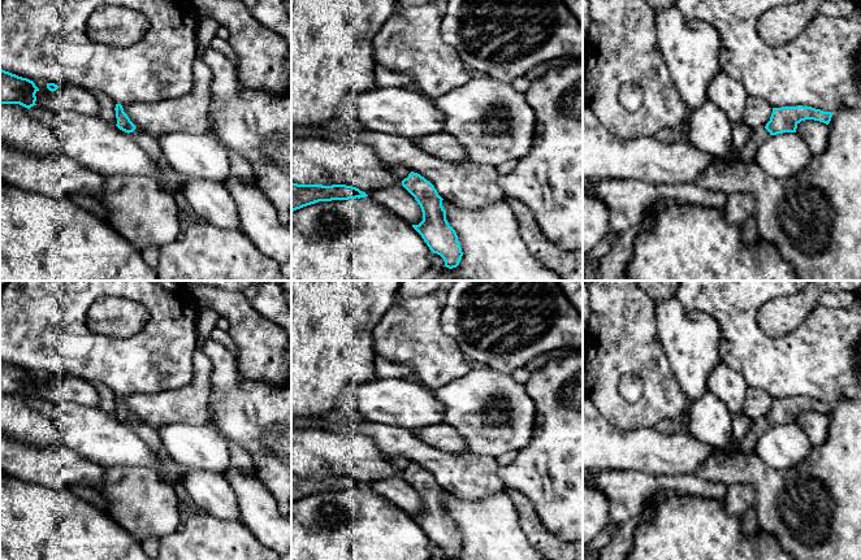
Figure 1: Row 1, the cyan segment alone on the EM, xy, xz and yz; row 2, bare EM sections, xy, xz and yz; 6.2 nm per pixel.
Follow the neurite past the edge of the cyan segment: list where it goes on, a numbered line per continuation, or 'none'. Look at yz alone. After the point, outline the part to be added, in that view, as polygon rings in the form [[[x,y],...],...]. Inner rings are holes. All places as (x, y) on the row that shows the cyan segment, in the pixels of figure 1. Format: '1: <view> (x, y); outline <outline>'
1: yz (747, 153); outline [[[760,127],[757,130],[753,130],[747,144],[737,153],[731,156],[732,161],[754,162],[756,149],[769,136],[770,136],[770,133],[765,127]]]

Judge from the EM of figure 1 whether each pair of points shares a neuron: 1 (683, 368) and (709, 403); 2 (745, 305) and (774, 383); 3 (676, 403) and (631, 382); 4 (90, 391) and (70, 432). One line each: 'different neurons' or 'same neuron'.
1: different neurons
2: same neuron
3: different neurons
4: different neurons

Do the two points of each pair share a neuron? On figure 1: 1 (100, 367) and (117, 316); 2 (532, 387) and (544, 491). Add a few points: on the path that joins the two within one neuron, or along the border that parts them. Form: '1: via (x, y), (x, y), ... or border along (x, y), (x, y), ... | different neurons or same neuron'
1: border along (86, 317), (103, 334), (129, 338), (141, 330) | different neurons
2: via (546, 413), (546, 465) | same neuron

